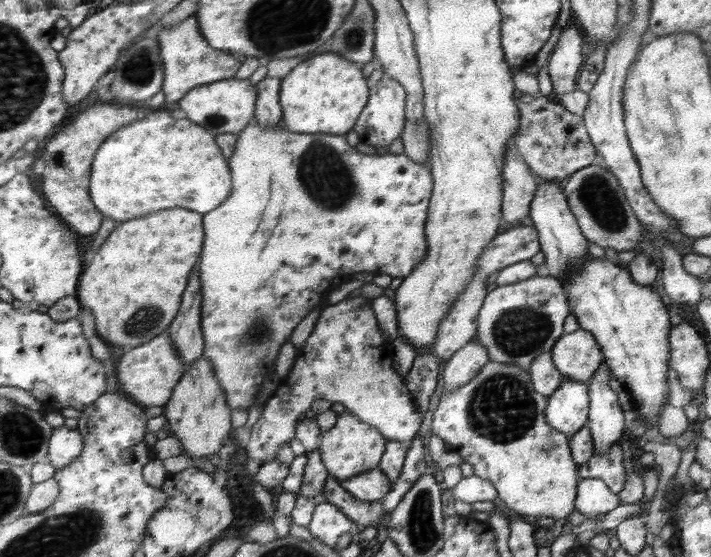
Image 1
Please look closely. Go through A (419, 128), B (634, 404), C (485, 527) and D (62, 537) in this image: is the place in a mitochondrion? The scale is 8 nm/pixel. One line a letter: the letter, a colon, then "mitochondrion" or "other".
A: mitochondrion
B: other
C: other
D: mitochondrion

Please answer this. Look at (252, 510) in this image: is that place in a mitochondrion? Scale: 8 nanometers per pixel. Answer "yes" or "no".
no

